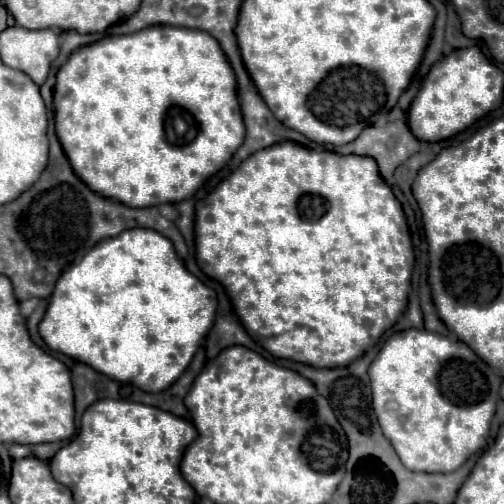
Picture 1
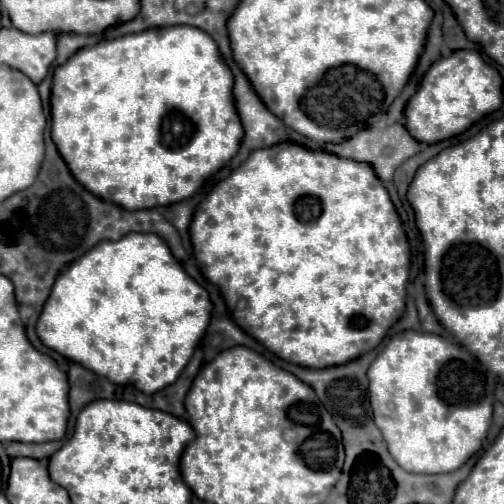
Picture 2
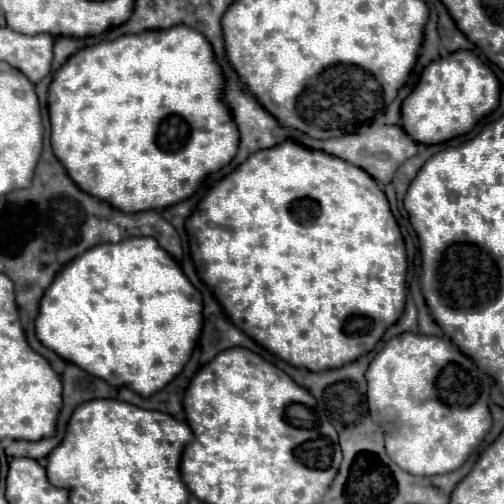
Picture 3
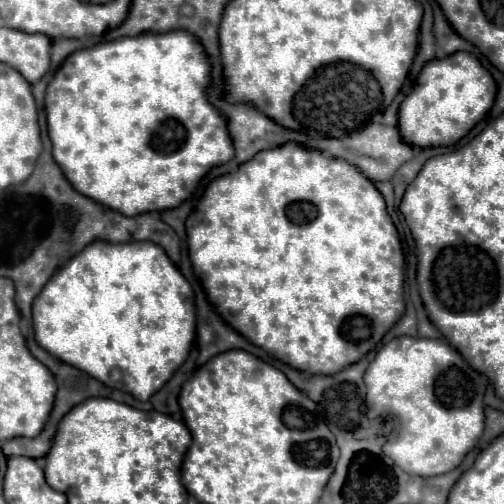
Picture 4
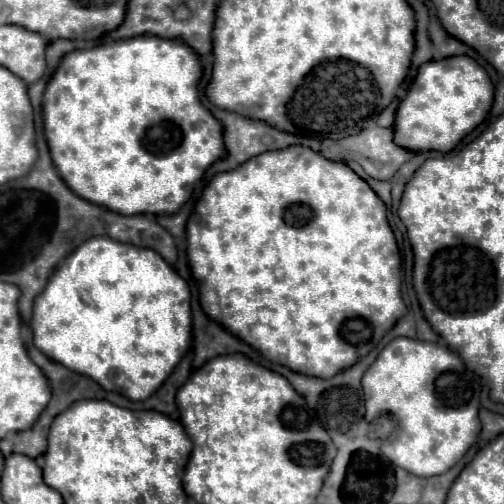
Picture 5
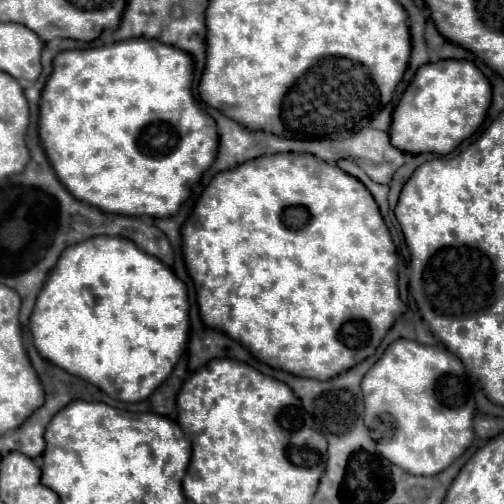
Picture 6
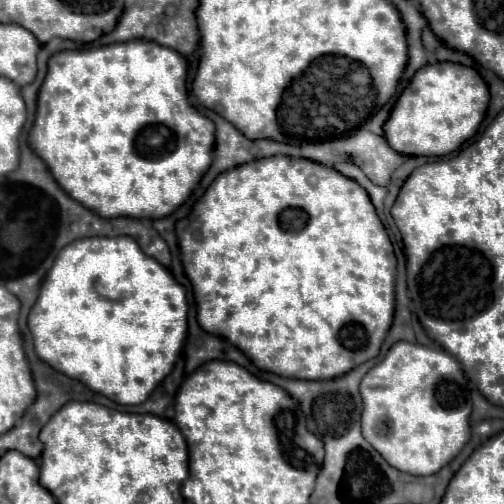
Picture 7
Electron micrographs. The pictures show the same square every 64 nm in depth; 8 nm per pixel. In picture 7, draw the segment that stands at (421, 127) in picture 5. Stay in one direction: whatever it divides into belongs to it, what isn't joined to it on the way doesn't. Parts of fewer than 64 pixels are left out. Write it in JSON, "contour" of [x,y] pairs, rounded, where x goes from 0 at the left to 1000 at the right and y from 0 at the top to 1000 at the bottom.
{"contour":[[[877,123],[877,131],[849,127],[821,147],[810,175],[794,187],[762,246],[766,278],[794,306],[885,310],[944,266],[968,198],[968,171],[940,135],[901,123]]]}

